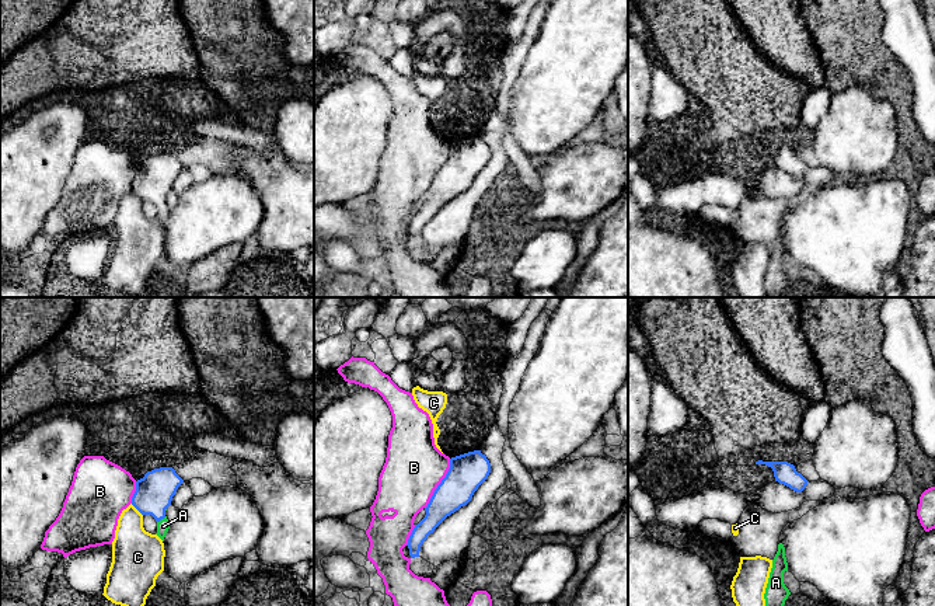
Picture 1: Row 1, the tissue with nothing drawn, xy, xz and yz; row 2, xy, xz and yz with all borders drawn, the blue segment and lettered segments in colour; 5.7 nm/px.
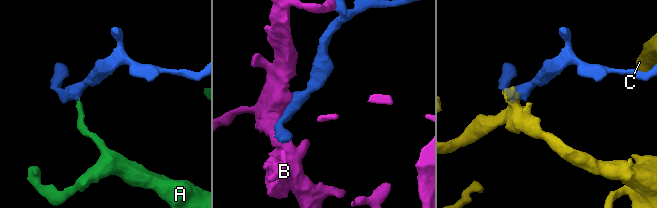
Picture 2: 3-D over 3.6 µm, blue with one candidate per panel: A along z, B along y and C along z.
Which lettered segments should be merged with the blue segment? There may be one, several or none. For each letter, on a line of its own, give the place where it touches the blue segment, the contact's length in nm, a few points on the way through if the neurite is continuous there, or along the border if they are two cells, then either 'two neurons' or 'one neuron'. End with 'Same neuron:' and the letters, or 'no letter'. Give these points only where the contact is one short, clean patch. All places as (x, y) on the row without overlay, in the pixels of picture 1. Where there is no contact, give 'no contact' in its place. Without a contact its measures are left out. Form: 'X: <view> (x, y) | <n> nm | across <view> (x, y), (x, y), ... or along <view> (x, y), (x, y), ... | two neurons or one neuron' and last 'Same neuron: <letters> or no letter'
A: xy (161, 204) | 70 nm | across xy (154, 177), (154, 188), (161, 204), (163, 212) | one neuron
B: xz (439, 170) | 320 nm | two neurons
C: xy (136, 194) | 100 nm | two neurons
Same neuron: A

